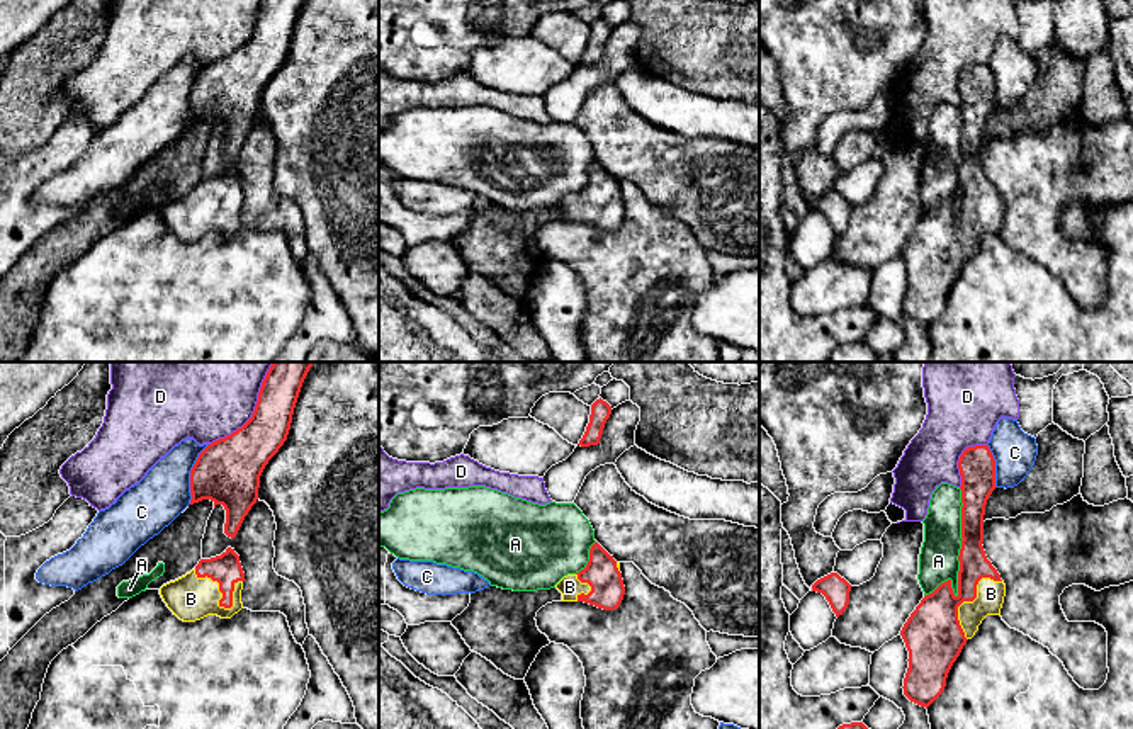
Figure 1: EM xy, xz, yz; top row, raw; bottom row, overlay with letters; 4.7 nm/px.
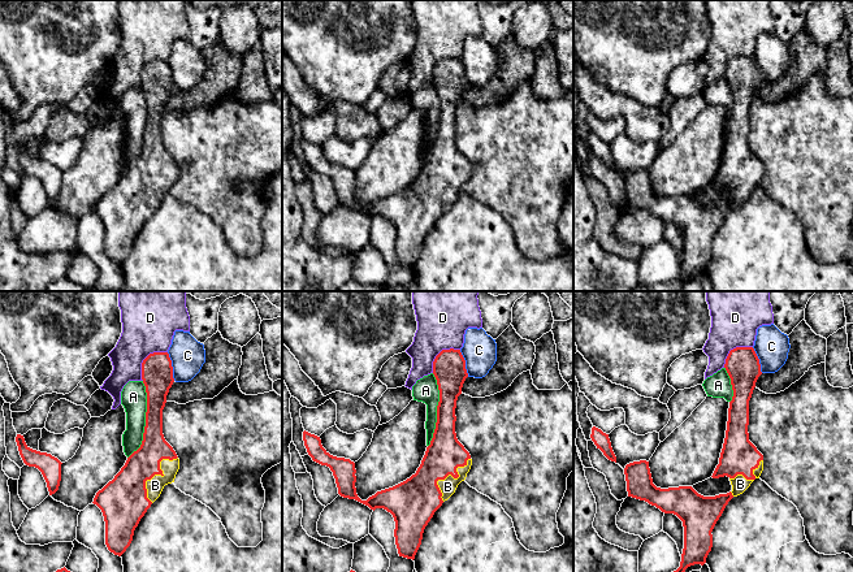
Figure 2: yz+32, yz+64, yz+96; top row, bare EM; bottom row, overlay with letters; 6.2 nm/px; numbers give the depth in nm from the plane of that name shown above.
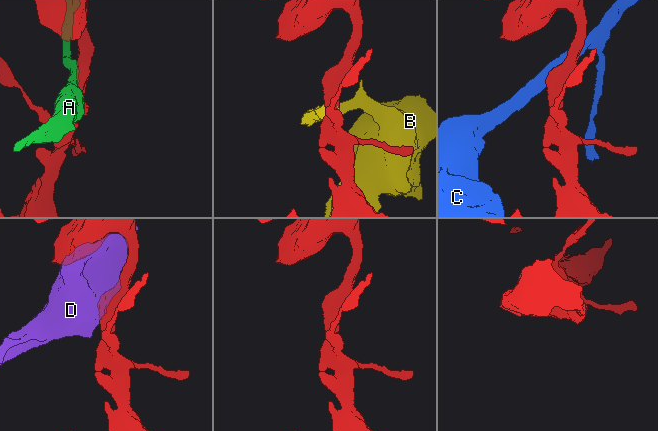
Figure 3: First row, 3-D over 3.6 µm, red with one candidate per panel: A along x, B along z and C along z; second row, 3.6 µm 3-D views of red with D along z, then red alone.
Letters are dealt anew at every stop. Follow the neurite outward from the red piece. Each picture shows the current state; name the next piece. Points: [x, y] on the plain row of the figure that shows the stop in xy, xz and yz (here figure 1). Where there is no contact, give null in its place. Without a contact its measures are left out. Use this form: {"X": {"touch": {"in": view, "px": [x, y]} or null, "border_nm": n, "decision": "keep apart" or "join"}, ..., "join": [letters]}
{"A": {"touch": {"in": "yz", "px": [958, 179]}, "border_nm": 550, "decision": "keep apart"}, "B": {"touch": {"in": "xy", "px": [219, 208]}, "border_nm": 260, "decision": "join"}, "C": {"touch": {"in": "xy", "px": [191, 94]}, "border_nm": 300, "decision": "keep apart"}, "D": {"touch": {"in": "xy", "px": [248, 39]}, "border_nm": 400, "decision": "keep apart"}, "join": ["B"]}

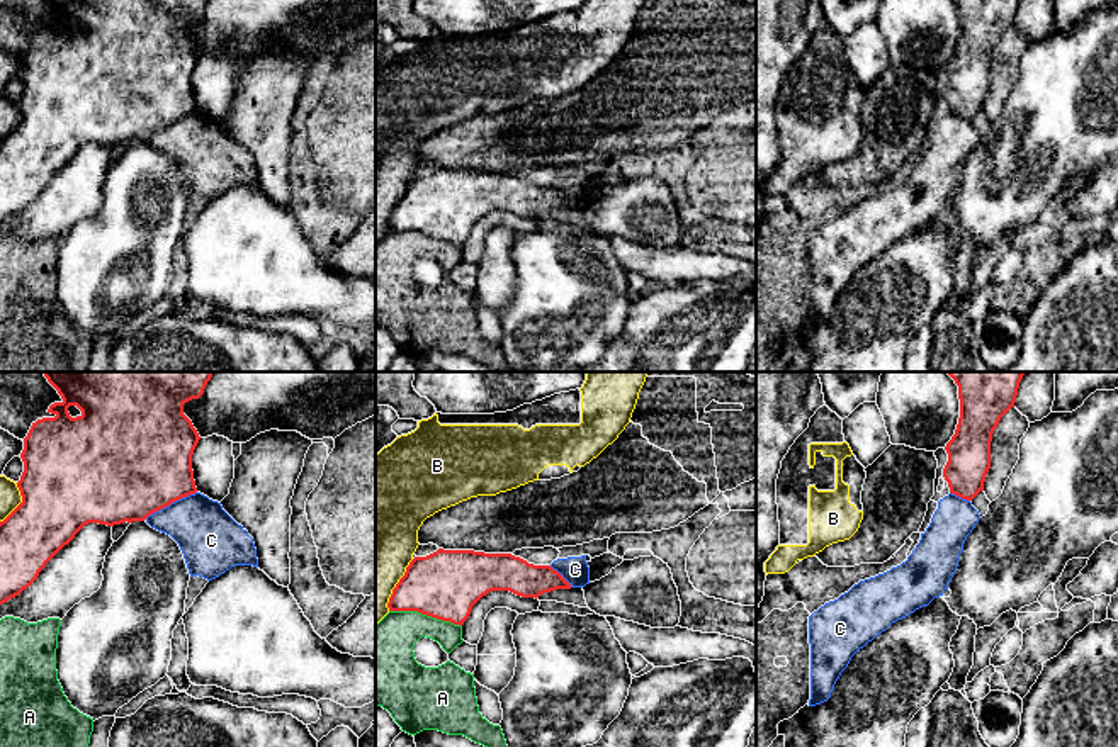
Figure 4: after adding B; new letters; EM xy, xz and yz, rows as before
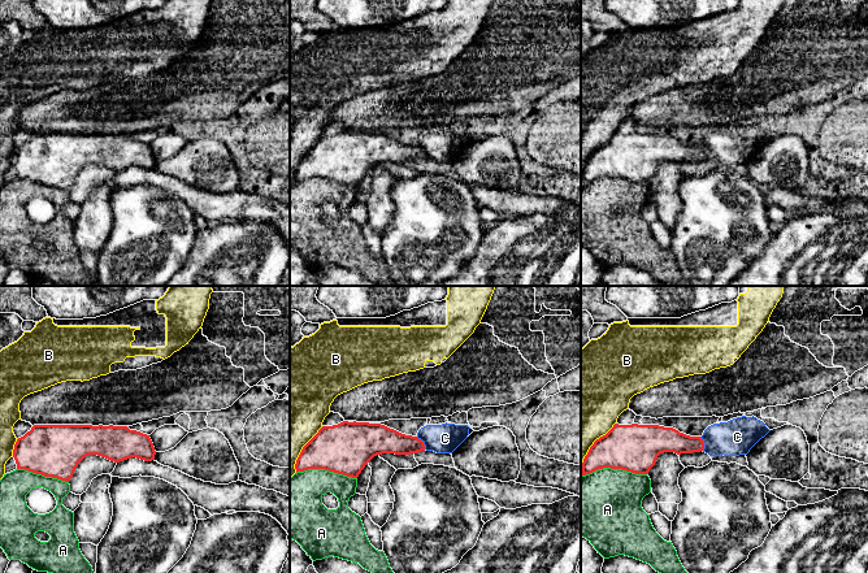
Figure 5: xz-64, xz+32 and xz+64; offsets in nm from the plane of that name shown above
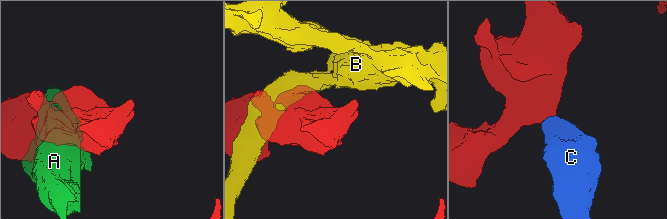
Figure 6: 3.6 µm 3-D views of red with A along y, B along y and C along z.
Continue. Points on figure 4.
{"A": {"touch": {"in": "xz", "px": [425, 233]}, "border_nm": 360, "decision": "keep apart"}, "B": {"touch": {"in": "xz", "px": [396, 204]}, "border_nm": 280, "decision": "keep apart"}, "C": {"touch": {"in": "xy", "px": [170, 123]}, "border_nm": 280, "decision": "keep apart"}, "join": []}

